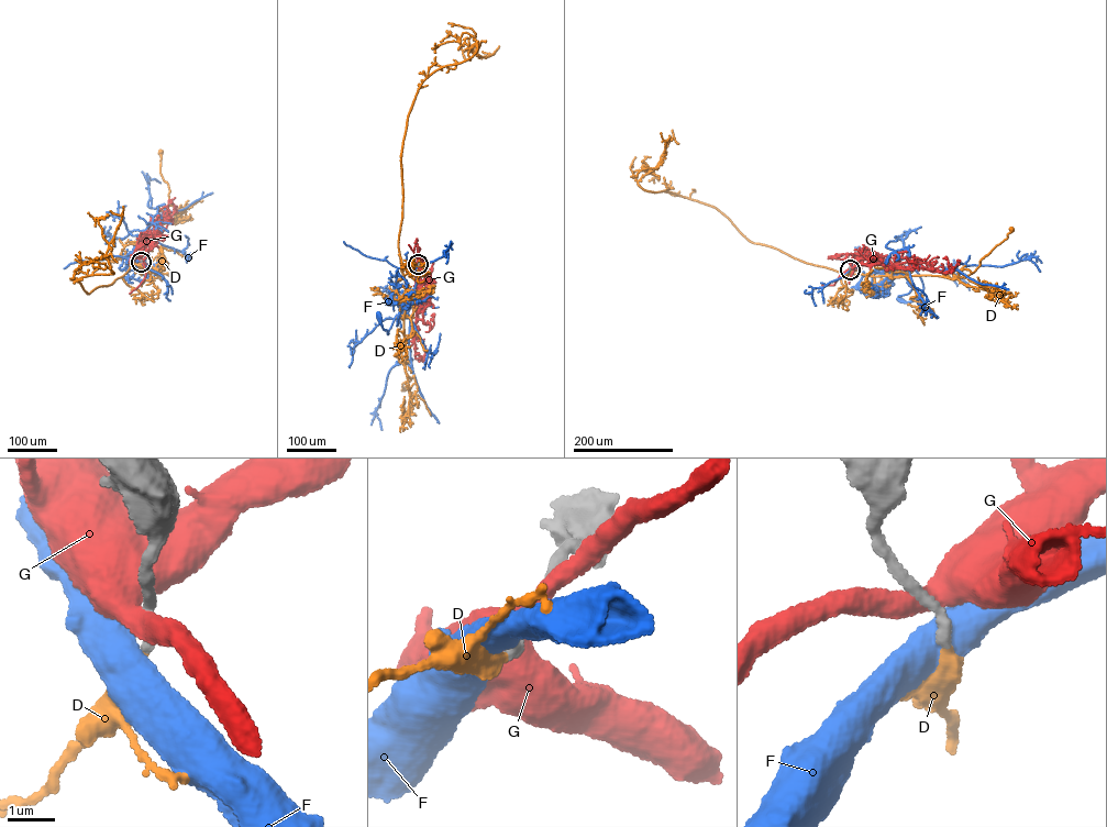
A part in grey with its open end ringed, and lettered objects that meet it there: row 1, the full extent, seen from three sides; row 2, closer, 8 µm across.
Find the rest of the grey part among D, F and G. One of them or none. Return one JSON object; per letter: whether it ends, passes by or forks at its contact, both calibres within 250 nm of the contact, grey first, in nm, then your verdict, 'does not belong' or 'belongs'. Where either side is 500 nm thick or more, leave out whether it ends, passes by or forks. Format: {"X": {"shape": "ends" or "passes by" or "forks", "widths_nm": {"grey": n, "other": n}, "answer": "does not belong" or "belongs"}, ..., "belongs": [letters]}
{"D": {"shape": "ends", "widths_nm": {"grey": 200, "other": 360}, "answer": "belongs"}, "F": {"widths_nm": {"grey": 220, "other": 550}, "answer": "does not belong"}, "G": {"shape": "passes by", "widths_nm": {"grey": 280, "other": 480}, "answer": "does not belong"}, "belongs": ["D"]}

